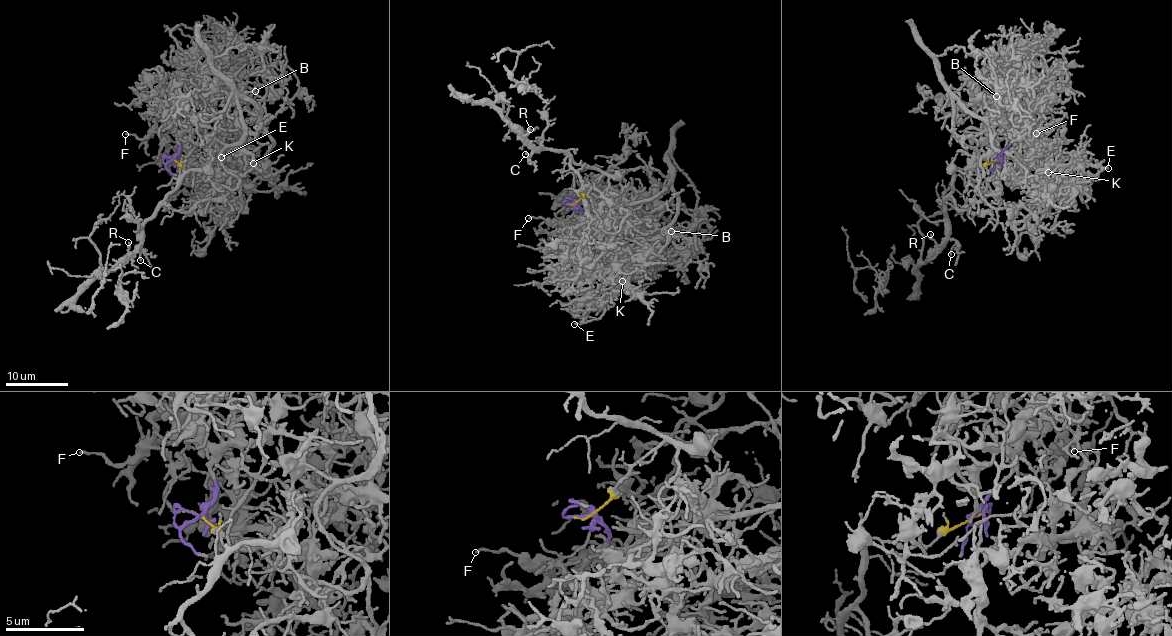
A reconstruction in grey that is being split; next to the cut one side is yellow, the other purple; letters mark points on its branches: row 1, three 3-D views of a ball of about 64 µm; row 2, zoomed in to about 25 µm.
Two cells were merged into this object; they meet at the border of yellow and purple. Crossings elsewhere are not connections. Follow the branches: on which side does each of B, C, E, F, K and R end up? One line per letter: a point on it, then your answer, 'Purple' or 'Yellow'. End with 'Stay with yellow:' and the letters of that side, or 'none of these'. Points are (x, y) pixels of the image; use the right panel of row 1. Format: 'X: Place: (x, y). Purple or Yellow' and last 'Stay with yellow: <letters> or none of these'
B: Place: (996, 96). Purple
C: Place: (951, 254). Yellow
E: Place: (1108, 168). Purple
F: Place: (1036, 133). Purple
K: Place: (1048, 172). Purple
R: Place: (930, 234). Yellow
Stay with yellow: C, R

